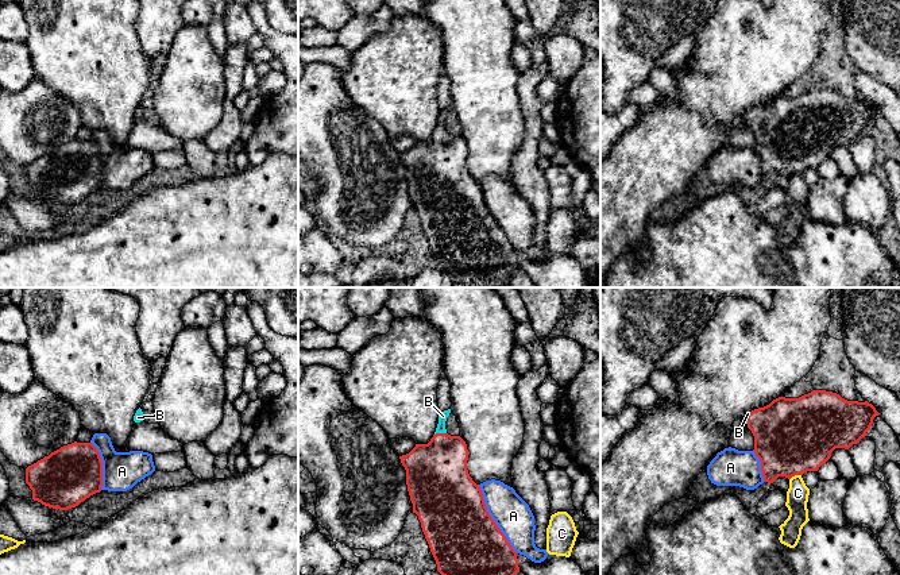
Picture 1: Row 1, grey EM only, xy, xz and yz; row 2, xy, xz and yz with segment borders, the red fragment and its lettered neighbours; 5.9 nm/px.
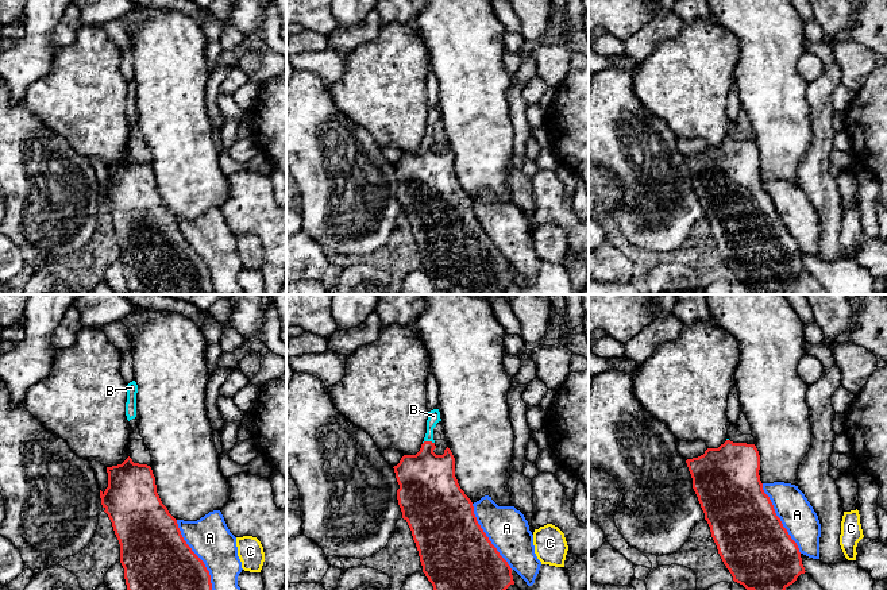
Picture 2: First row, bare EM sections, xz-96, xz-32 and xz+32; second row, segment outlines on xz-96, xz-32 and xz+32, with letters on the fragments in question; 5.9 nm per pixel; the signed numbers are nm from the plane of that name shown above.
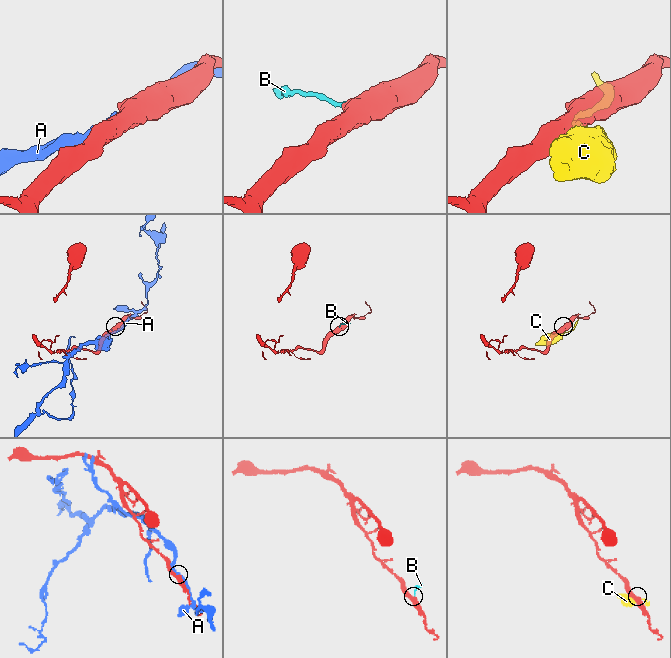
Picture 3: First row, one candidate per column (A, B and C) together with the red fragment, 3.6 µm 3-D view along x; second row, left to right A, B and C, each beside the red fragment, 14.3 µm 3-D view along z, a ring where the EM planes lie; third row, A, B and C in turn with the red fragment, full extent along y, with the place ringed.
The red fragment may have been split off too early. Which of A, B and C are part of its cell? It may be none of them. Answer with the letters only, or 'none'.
B

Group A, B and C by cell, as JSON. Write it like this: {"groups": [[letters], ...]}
{"groups": [["A"], ["B"], ["C"]]}

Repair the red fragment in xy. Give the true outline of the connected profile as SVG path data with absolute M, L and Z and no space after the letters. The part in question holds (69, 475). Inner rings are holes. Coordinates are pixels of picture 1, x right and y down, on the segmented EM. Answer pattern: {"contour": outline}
{"contour": "M72 443L26 468L32 499L45 506L76 508L103 486L103 462L92 443Z"}

